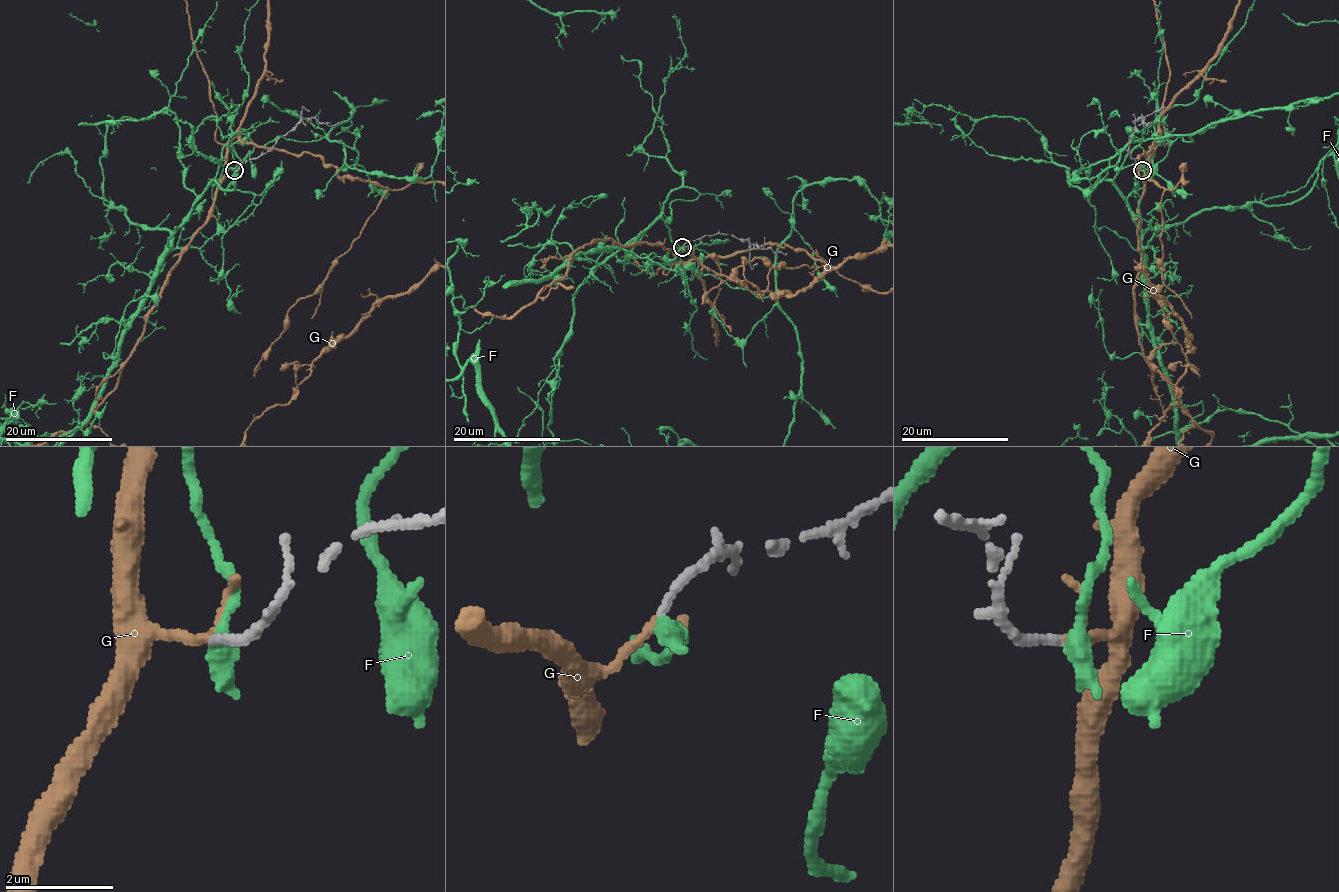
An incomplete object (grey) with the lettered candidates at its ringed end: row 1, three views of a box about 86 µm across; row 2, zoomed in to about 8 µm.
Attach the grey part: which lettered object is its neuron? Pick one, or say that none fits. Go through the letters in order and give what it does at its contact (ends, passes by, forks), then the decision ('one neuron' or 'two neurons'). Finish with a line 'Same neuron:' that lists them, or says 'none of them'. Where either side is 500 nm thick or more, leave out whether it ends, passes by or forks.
F: it ends there; two neurons
G: it passes by; one neuron
Same neuron: G

